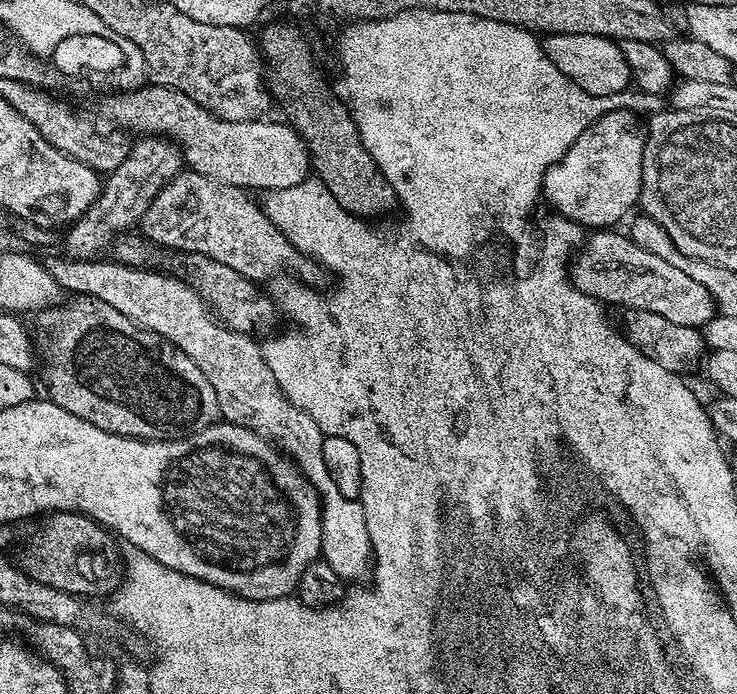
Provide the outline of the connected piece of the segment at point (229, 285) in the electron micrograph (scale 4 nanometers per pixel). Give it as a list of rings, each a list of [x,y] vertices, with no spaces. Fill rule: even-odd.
[[[132,230],[117,236],[112,242],[110,252],[117,264],[125,264],[131,268],[154,270],[160,266],[158,264],[164,263],[168,267],[165,269],[171,270],[177,277],[182,278],[185,284],[189,284],[204,299],[208,311],[232,332],[240,332],[253,338],[267,338],[281,327],[279,324],[282,313],[276,307],[275,299],[269,293],[267,296],[257,281],[248,280],[238,274],[238,270],[225,266],[223,262],[206,258],[206,254],[165,250]]]

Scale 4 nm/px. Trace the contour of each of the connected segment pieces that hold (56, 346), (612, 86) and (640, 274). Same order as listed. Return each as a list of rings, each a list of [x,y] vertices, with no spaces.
[[[76,296],[69,300],[72,301],[59,309],[60,340],[37,339],[34,344],[42,368],[44,364],[47,399],[62,406],[62,410],[70,410],[74,418],[82,418],[98,426],[98,430],[135,440],[177,440],[221,419],[214,386],[210,386],[206,374],[202,374],[202,370],[198,370],[195,362],[182,354],[182,350],[130,322],[126,314],[118,314],[114,306],[98,298]]]
[[[548,34],[543,37],[544,53],[558,66],[566,78],[570,78],[586,94],[591,96],[615,96],[630,88],[632,74],[622,54],[620,44],[594,34]]]
[[[620,230],[593,231],[575,253],[570,275],[573,285],[578,290],[582,290],[587,296],[593,296],[608,306],[621,304],[624,310],[650,311],[653,314],[662,315],[669,322],[699,330],[718,315],[718,301],[712,297],[710,290],[706,290],[706,286],[702,286],[702,282],[694,282],[691,271],[681,266],[670,266],[666,258],[658,258],[658,254],[650,254],[650,250],[642,250],[642,246],[632,241],[631,235],[624,233],[623,236],[616,231]]]

